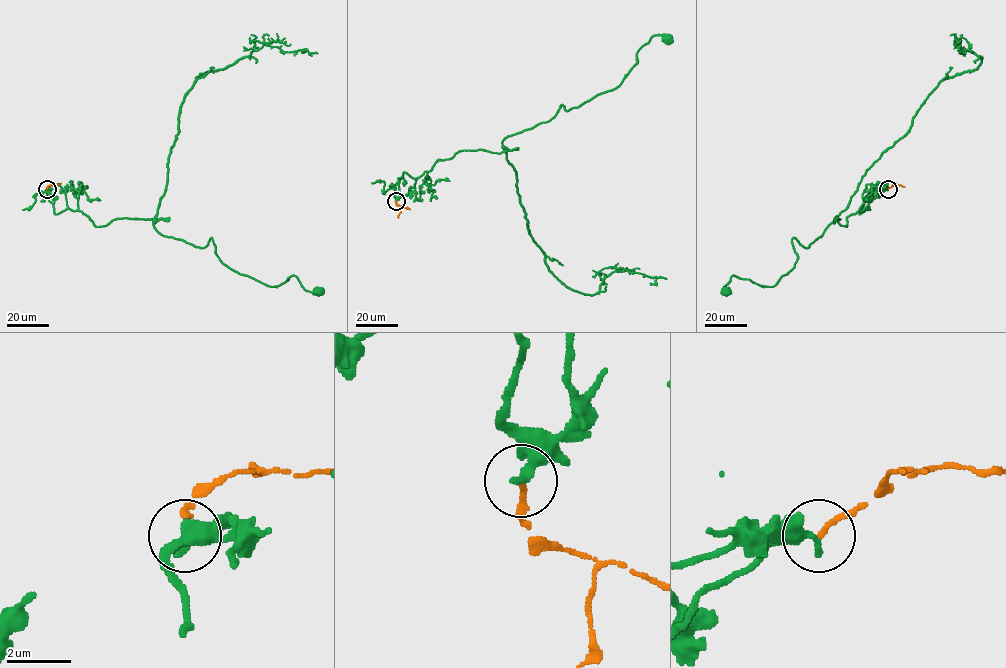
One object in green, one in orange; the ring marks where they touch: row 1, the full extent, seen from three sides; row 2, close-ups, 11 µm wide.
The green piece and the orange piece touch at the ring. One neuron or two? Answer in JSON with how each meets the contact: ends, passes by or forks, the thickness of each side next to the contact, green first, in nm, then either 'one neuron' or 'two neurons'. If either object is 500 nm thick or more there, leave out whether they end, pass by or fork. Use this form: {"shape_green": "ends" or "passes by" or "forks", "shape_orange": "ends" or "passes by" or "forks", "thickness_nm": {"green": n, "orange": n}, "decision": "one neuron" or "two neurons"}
{"shape_green": "ends", "shape_orange": "ends", "thickness_nm": {"green": 320, "orange": 160}, "decision": "two neurons"}

